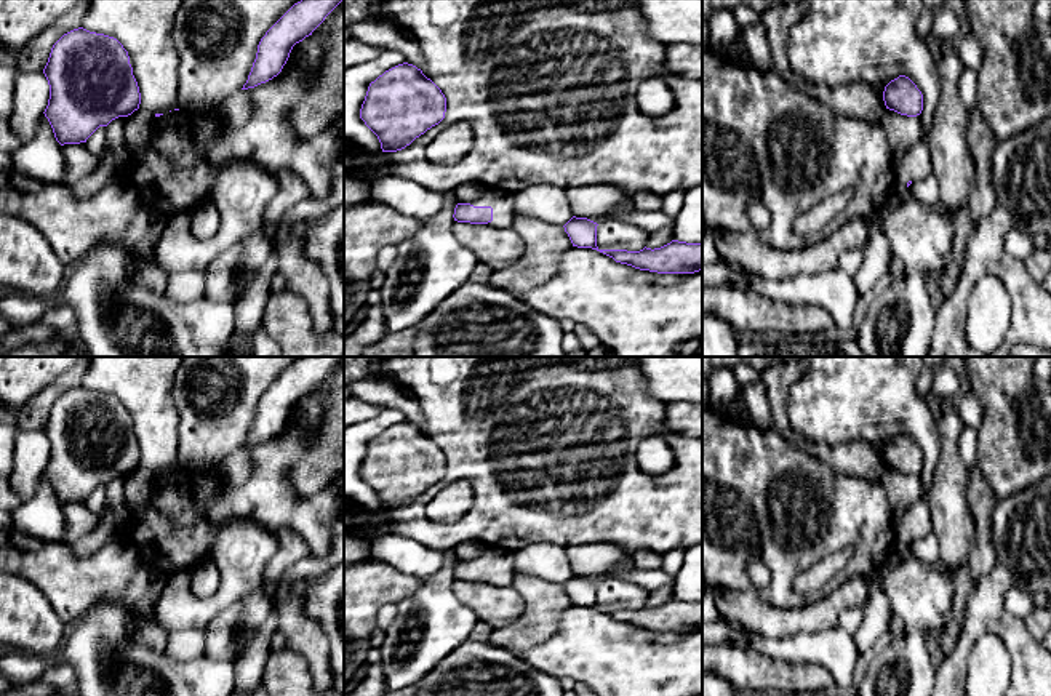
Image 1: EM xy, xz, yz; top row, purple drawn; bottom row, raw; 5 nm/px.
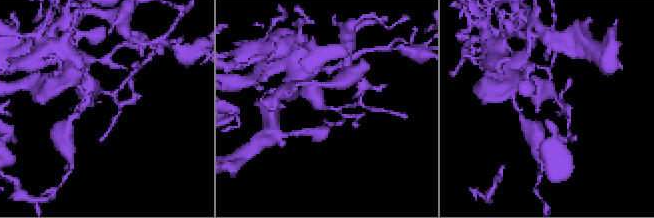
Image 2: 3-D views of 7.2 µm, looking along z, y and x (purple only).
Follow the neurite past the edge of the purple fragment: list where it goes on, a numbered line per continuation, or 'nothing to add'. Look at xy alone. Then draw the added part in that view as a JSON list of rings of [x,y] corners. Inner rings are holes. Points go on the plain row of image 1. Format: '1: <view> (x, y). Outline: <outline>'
nothing to add

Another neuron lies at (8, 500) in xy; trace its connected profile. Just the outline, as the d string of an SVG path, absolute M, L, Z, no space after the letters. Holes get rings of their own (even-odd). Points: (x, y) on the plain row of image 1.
M0 421L0 510L8 514L21 506L21 499L11 486L16 434L14 424Z

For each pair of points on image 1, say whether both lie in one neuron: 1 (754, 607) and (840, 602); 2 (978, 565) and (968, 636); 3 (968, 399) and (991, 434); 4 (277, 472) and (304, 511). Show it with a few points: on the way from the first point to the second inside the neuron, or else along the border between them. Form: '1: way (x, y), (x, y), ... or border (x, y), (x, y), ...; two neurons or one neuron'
1: way (775, 618), (819, 616); one neuron
2: border (994, 544), (995, 565), (989, 572), (970, 578); two neurons
3: border (971, 389), (981, 408), (981, 424), (976, 429); two neurons
4: way (277, 482), (295, 503); one neuron

